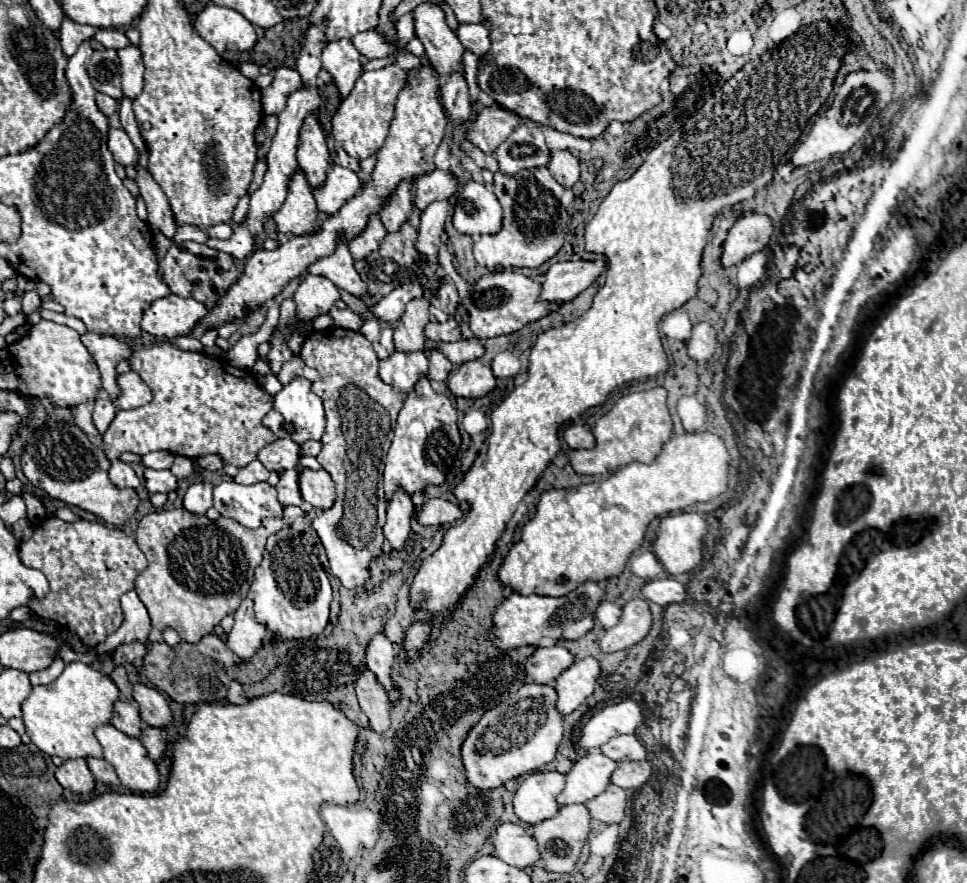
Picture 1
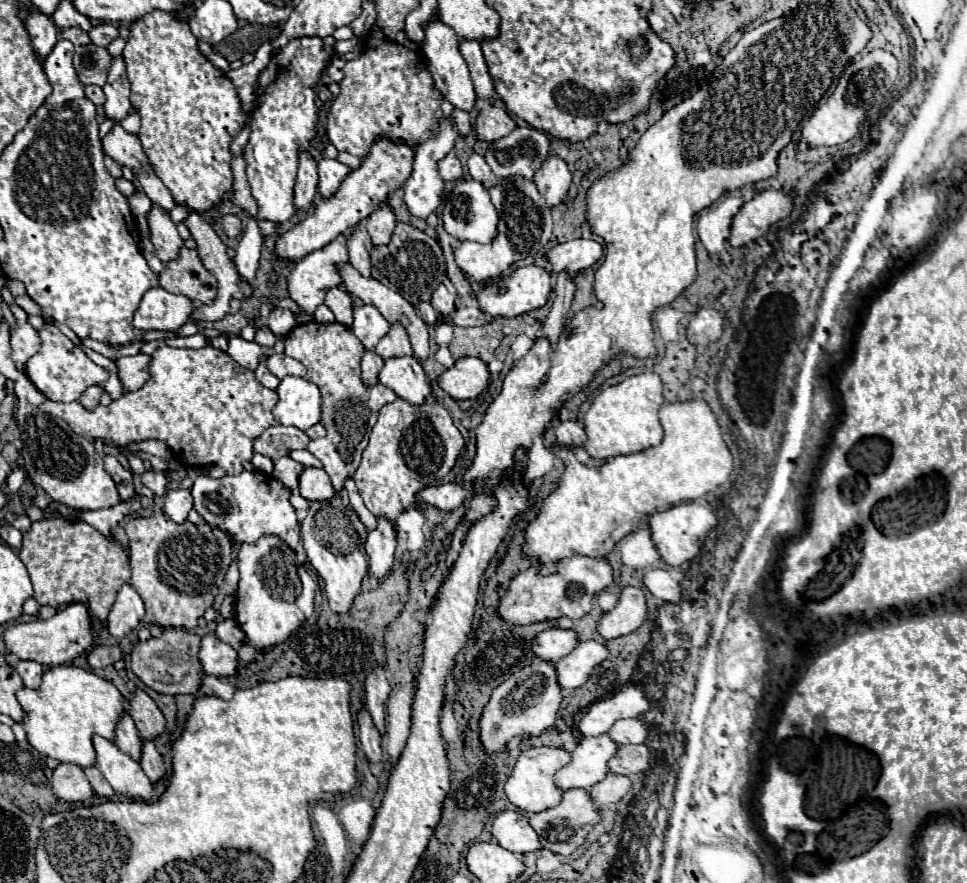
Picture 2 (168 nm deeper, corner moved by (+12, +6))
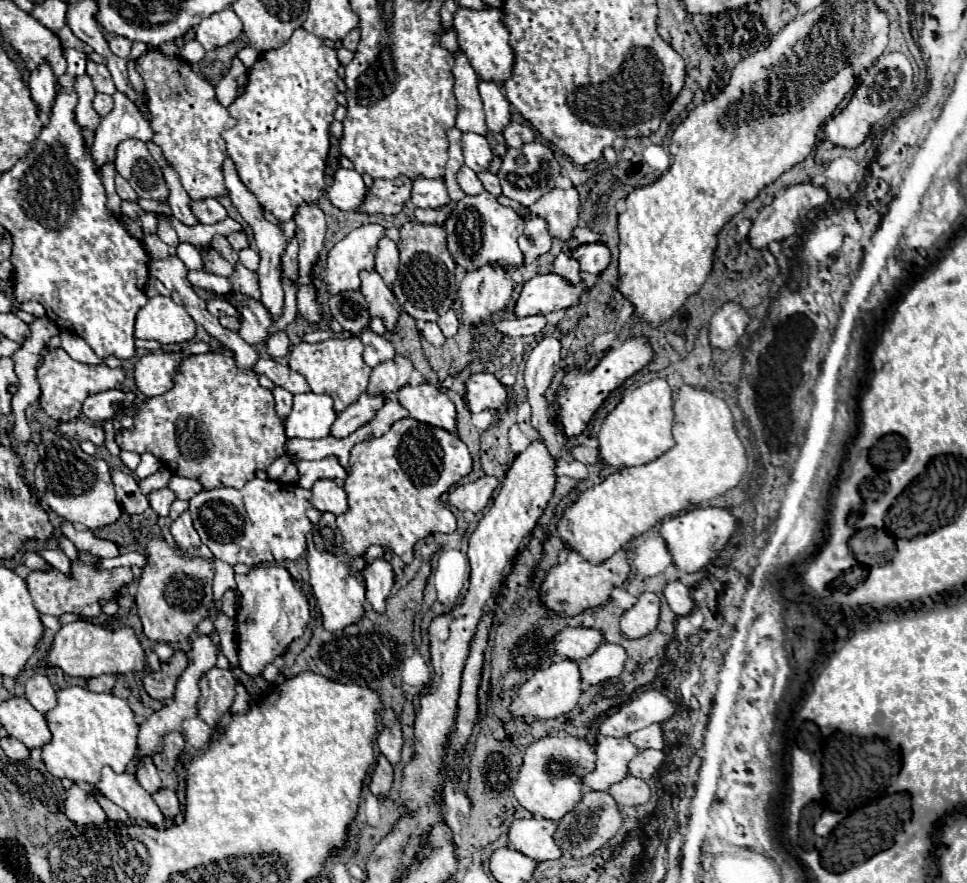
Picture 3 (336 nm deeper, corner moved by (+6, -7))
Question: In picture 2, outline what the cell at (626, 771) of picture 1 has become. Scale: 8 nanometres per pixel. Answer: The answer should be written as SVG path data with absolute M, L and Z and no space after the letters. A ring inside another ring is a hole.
M622 745L618 753L608 761L612 773L618 775L636 775L648 769L648 747L646 745Z

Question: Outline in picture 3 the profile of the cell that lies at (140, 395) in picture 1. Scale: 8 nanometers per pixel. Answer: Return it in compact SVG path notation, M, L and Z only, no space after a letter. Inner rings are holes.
M150 352L142 356L134 370L134 380L140 392L146 396L158 396L172 388L172 378L176 376L176 370L180 362L188 358L186 352Z

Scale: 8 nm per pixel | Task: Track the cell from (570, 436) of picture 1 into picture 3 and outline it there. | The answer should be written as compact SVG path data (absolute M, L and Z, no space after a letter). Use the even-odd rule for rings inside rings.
M574 446L572 456L582 464L596 464L600 460L598 448L592 448L592 446Z

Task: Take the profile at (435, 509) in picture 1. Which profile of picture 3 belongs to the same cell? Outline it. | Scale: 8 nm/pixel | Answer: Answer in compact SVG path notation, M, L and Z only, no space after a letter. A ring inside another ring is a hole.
M482 476L476 482L462 484L462 486L456 486L454 490L450 490L448 500L452 506L460 508L462 512L466 512L466 510L480 512L488 504L496 486L498 486L498 480L494 476Z

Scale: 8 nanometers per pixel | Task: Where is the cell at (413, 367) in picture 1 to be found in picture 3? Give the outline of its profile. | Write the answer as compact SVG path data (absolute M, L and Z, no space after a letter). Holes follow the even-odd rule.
M432 384L420 386L404 386L394 398L410 412L410 416L418 422L444 428L450 434L456 434L456 408L446 392Z

